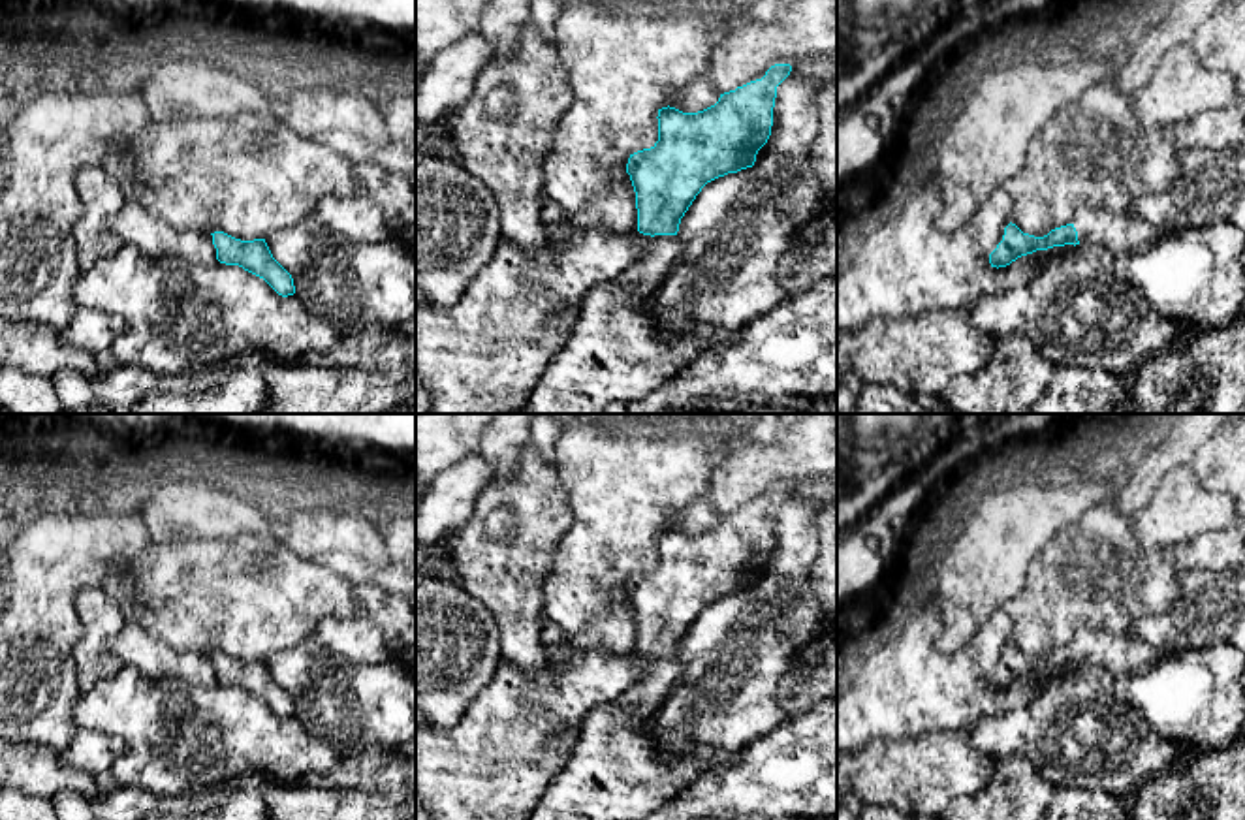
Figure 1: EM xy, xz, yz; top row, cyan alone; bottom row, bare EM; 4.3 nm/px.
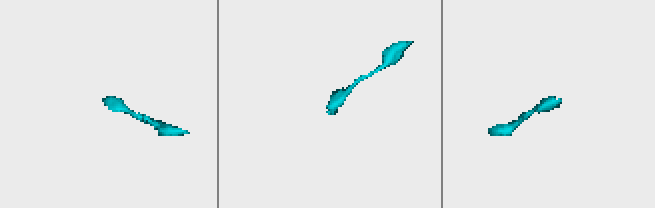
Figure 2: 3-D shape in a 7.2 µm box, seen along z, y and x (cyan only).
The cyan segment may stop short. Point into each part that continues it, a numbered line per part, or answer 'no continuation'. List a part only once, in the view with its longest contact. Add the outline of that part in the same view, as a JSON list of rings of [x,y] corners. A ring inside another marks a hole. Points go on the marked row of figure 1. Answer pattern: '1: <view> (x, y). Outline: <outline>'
1: xz (661, 252). Outline: [[[654,235],[645,243],[636,261],[611,284],[622,288],[634,301],[651,297],[681,256],[683,243],[677,235]]]

